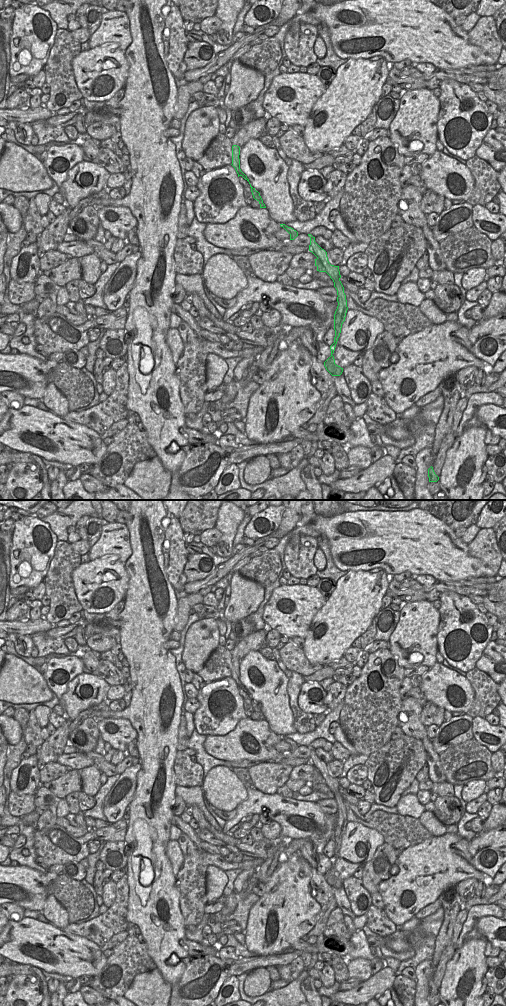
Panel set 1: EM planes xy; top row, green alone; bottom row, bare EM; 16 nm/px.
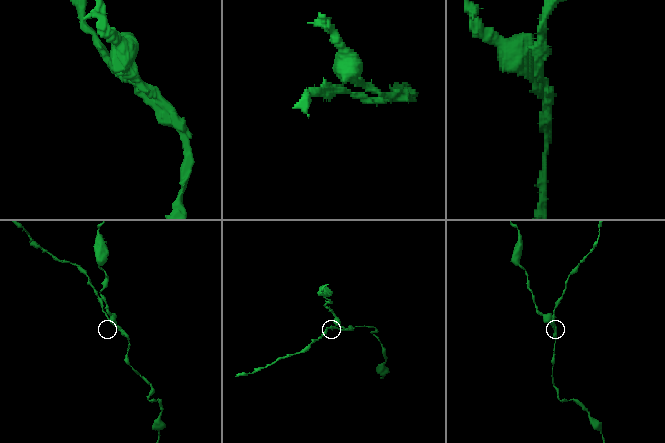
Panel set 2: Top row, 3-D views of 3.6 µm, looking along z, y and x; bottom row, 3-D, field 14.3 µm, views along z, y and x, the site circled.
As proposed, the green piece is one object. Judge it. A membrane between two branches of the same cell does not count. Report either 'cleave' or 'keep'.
cleave

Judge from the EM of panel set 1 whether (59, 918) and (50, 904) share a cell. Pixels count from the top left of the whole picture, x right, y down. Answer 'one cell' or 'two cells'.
one cell

